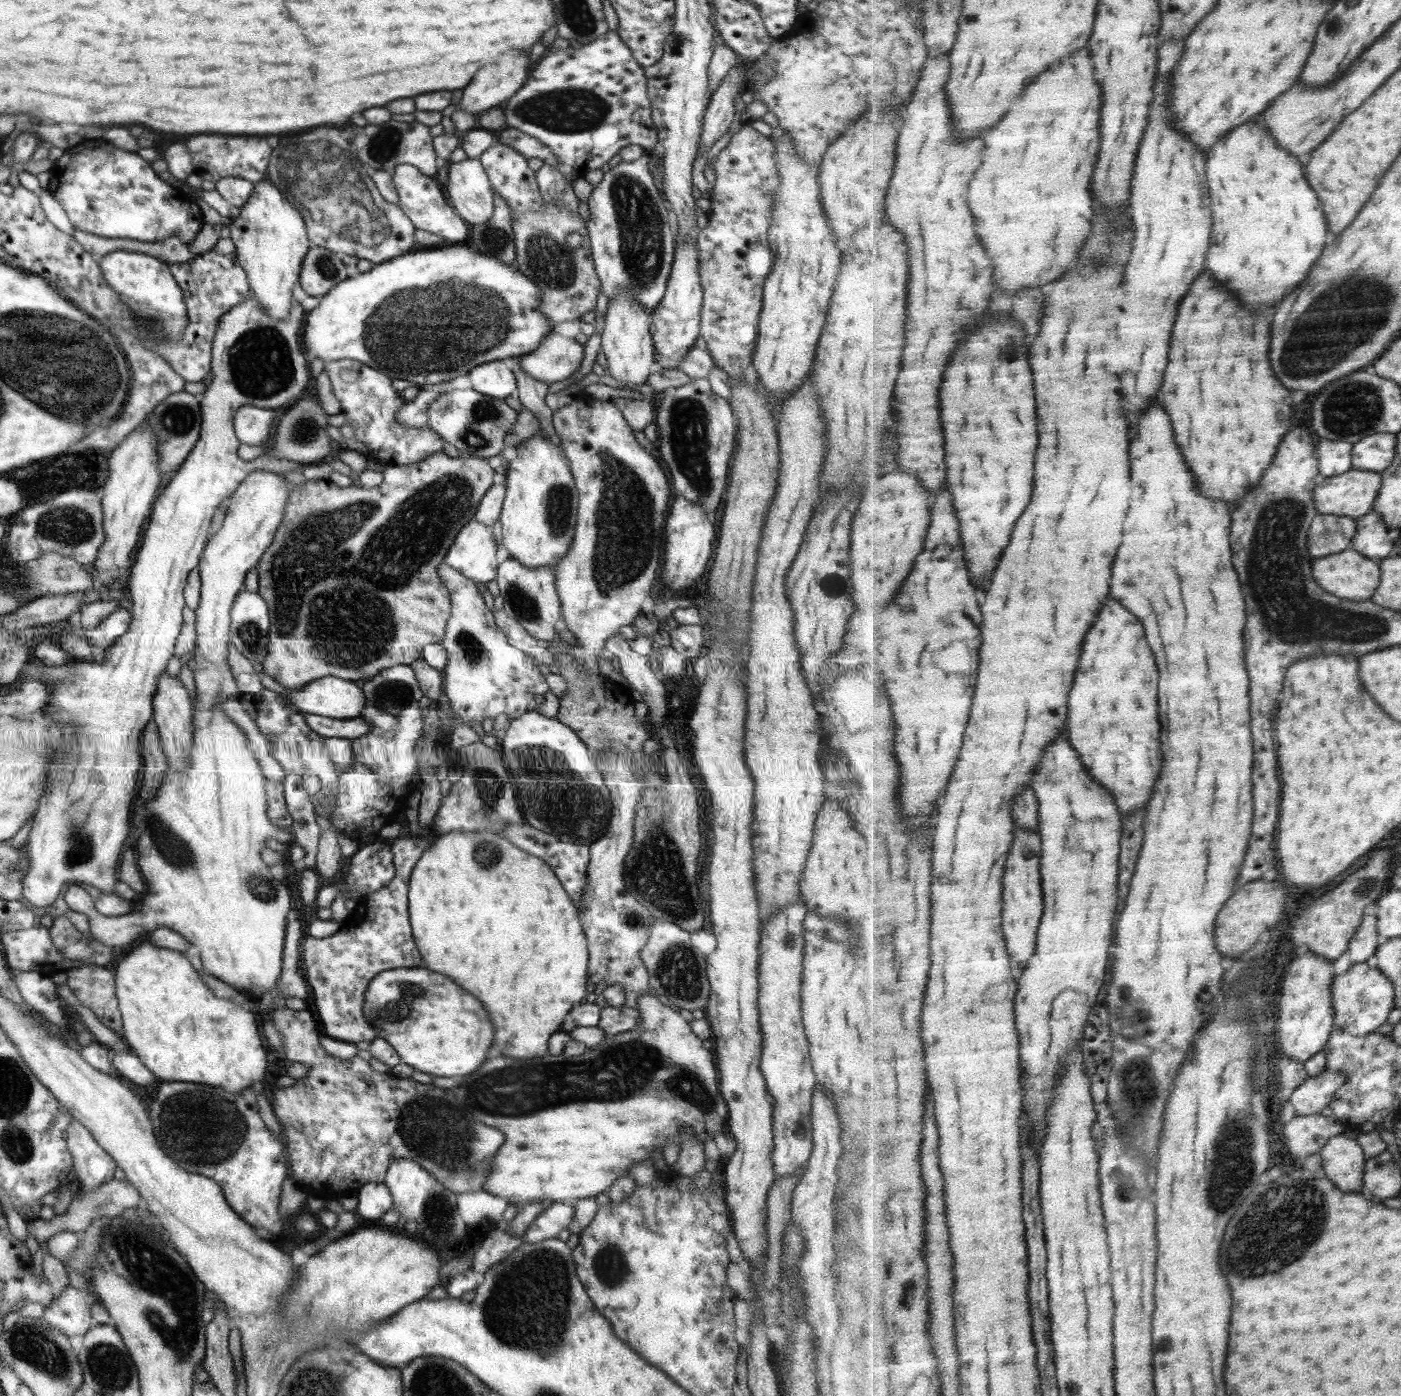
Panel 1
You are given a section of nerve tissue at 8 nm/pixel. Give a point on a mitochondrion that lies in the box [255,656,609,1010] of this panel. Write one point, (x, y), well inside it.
(392, 696)

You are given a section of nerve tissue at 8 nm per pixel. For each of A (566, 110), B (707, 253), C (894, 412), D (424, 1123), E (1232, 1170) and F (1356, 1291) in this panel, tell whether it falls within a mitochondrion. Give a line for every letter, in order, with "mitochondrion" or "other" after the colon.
A: mitochondrion
B: other
C: other
D: mitochondrion
E: mitochondrion
F: other

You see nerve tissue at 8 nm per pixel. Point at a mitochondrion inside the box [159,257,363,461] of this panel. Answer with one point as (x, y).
(258, 361)

